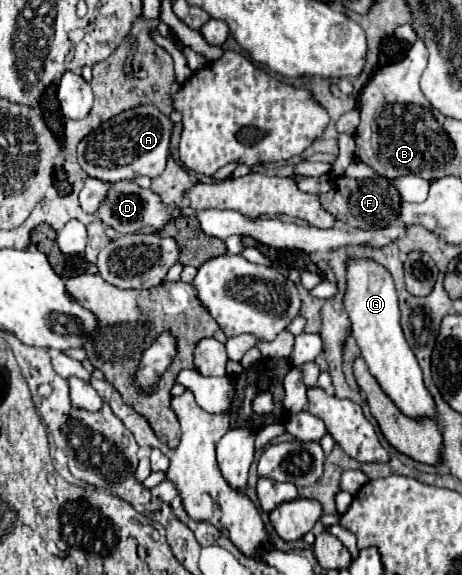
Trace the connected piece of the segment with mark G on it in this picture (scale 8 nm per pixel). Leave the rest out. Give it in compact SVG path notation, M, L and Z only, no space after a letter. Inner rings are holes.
M349 257L347 259L347 289L345 289L345 311L351 321L351 335L355 337L361 357L365 359L371 375L379 381L381 389L393 399L393 403L409 417L437 419L435 403L429 391L423 385L421 367L407 345L401 325L399 325L399 307L397 307L397 289L391 273L371 259Z

